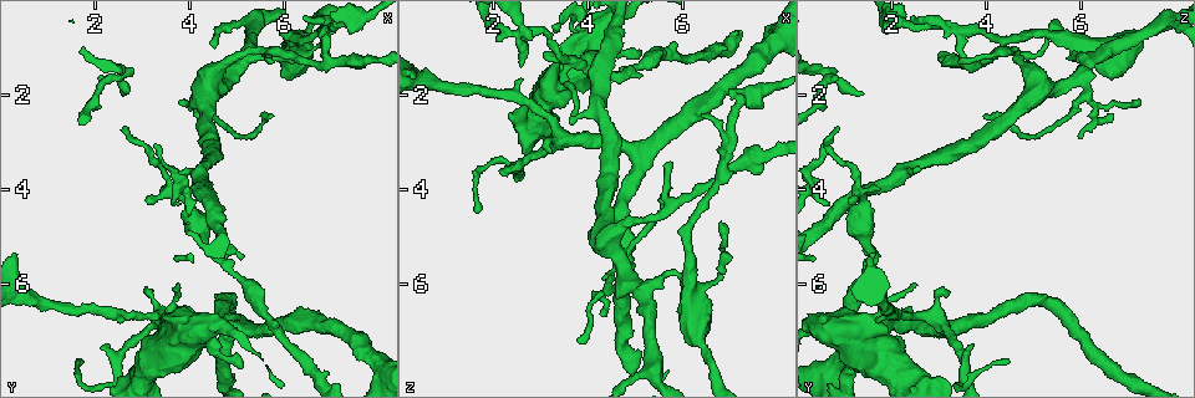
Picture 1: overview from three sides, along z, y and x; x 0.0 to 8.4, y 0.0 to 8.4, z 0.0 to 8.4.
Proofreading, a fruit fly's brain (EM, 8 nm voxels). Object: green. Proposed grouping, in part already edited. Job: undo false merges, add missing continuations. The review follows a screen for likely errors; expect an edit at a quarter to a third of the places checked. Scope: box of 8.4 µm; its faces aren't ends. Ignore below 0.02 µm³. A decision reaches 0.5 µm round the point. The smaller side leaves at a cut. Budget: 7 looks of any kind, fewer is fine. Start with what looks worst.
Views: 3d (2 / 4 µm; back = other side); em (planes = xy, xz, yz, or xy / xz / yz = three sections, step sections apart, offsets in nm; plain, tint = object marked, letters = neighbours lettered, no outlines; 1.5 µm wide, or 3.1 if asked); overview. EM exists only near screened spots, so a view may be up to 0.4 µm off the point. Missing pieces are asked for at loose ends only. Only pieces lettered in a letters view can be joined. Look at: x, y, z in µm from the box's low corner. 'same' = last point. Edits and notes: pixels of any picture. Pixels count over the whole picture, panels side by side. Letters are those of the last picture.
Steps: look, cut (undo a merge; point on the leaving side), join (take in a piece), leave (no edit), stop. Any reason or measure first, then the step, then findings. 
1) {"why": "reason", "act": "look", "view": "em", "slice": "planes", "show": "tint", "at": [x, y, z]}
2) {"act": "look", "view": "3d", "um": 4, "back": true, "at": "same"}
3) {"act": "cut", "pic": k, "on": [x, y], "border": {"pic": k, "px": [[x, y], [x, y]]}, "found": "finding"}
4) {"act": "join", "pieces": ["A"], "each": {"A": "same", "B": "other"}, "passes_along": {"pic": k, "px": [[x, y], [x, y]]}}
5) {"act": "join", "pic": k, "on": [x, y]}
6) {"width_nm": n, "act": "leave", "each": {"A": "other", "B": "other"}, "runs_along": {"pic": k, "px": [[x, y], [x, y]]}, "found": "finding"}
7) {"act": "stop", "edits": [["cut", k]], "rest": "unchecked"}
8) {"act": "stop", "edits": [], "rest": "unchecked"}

{"why": "two arms in line, one across", "act": "look", "view": "3d", "um": 4, "at": [6.85, 0.65, 3.50]}

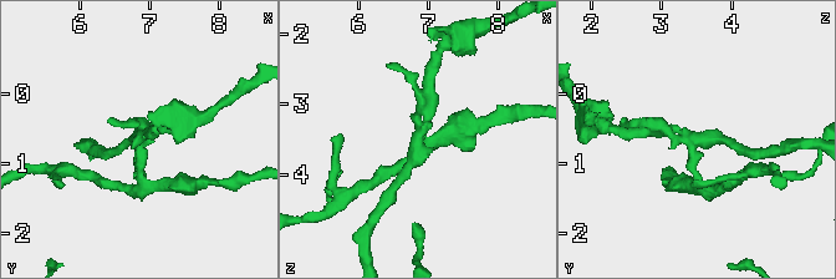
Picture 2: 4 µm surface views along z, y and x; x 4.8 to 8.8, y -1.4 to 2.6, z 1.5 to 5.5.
{"act": "look", "view": "em", "slice": "xy", "step": 4, "show": "tint", "at": [6.80, 0.70, 3.55]}

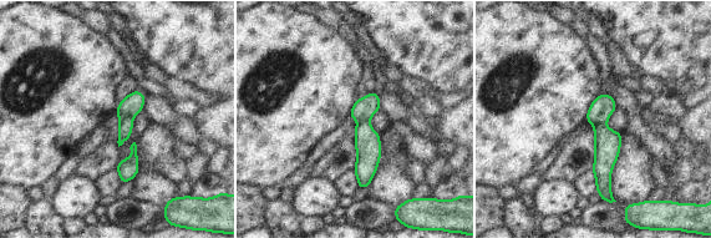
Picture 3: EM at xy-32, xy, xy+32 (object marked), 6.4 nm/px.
{"act": "look", "view": "em", "slice": "yz", "step": 4, "show": "letters", "at": "same"}

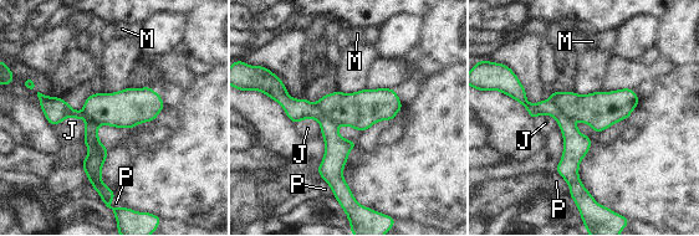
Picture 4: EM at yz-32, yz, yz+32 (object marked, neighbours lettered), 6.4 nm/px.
{"width_nm": 240, "act": "cut", "pic": 4, "on": [361, 109], "each": {"J": "other", "M": "other", "P": "other"}, "border": {"pic": 4, "px": [[316, 103], [337, 124]]}, "found": "a second cell is stuck on"}

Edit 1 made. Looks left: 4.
{"act": "look", "view": "overview"}

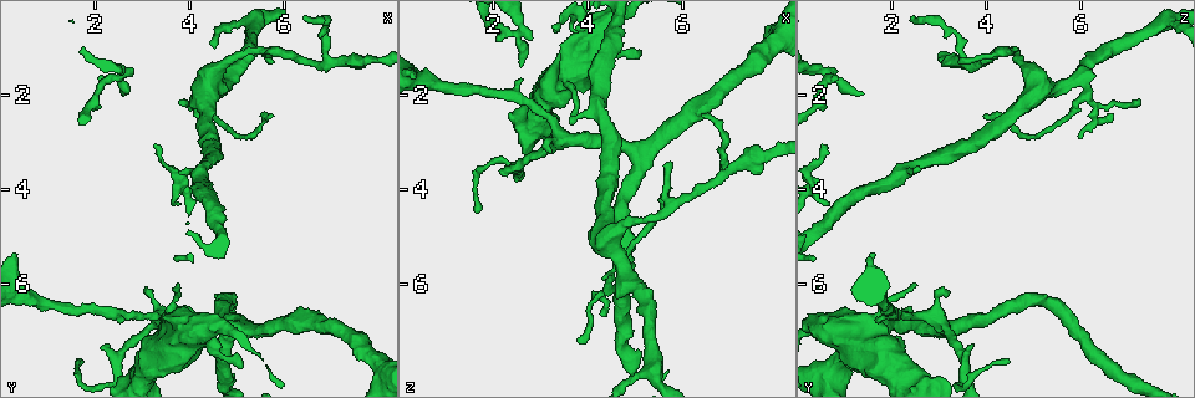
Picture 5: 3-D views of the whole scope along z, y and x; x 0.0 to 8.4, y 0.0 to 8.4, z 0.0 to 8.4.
{"why": "free end", "act": "look", "view": "3d", "um": 4, "at": [3.15, 6.15, 3.20]}

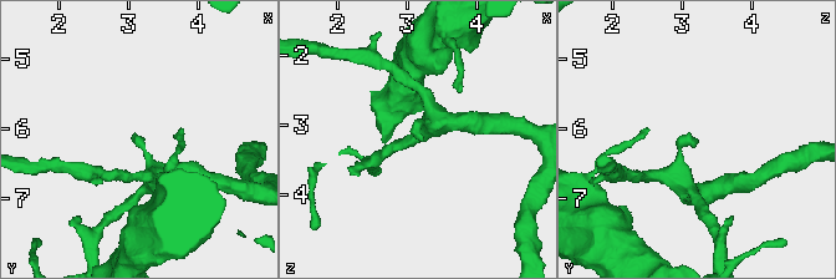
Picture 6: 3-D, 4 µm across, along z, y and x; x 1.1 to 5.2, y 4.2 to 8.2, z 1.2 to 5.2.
{"act": "look", "view": "em", "slice": "planes", "show": "letters", "at": [3.20, 6.20, 3.20]}

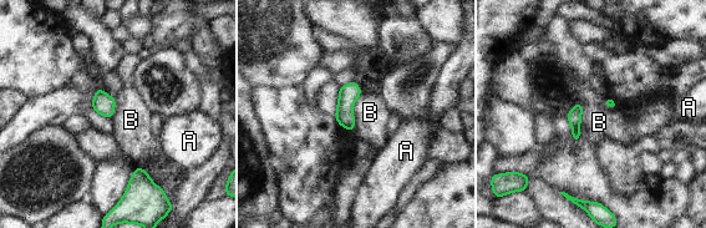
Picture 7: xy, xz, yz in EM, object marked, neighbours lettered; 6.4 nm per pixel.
{"longest_contact_nm": ["B", 240], "act": "leave", "each": {"A": "other", "B": "other"}, "border": {"pic": 7, "px": [[361, 95], [354, 104], [351, 131]]}, "found": "none of them fits"}

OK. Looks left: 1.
{"act": "stop", "edits": [["cut", 4]], "rest": "unchecked"}

